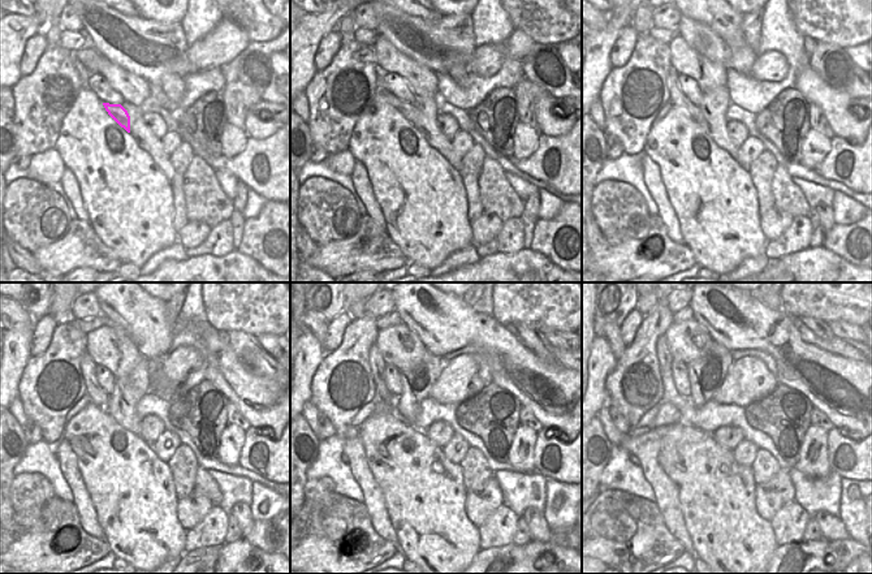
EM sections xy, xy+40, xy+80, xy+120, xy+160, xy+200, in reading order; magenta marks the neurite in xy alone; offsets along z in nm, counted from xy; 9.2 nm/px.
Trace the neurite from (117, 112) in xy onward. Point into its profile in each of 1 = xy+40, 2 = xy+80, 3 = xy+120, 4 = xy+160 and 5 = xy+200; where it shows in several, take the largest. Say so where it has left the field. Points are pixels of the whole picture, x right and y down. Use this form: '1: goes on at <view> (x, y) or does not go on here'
1: goes on at xy+40 (410, 113)
2: goes on at xy+80 (677, 98)
3: goes on at xy+120 (95, 392)
4: goes on at xy+160 (376, 362)
5: goes on at xy+200 (663, 349)

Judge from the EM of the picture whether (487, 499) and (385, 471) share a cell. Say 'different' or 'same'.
different

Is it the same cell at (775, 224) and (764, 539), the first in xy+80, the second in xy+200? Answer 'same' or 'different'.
different

